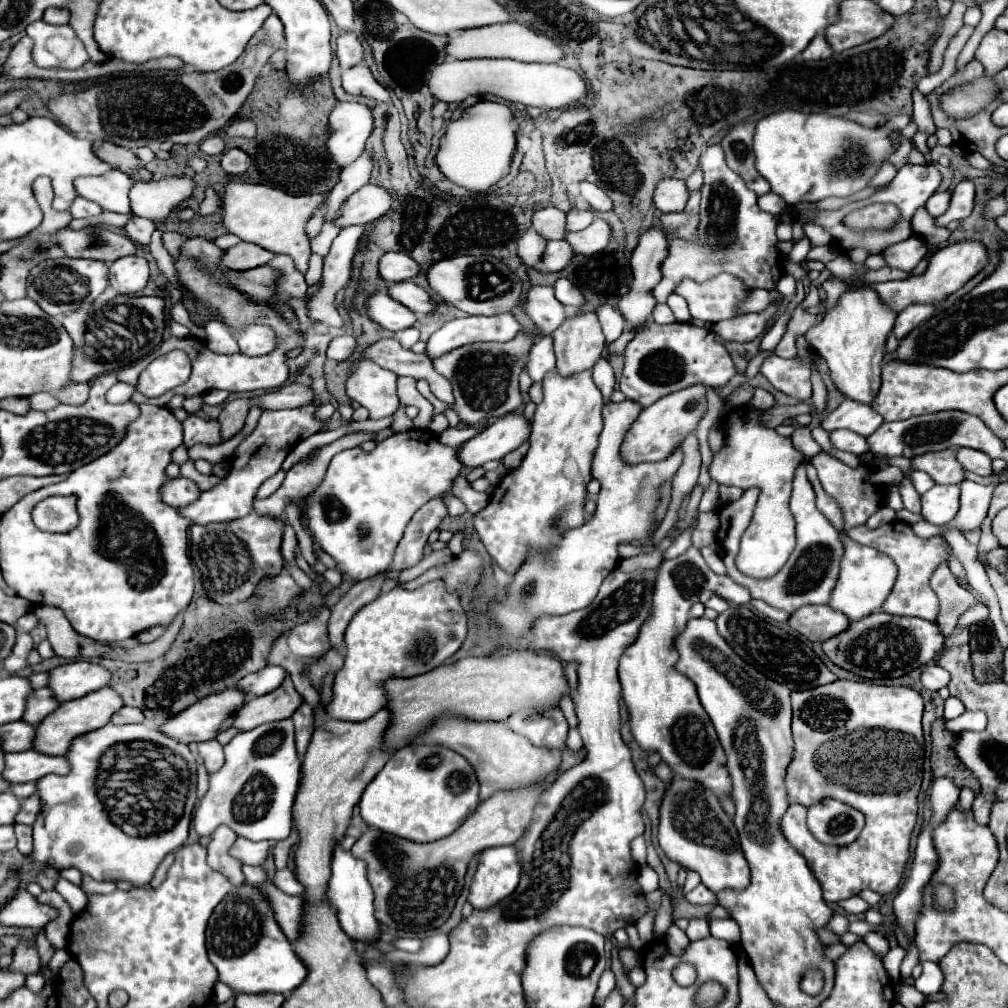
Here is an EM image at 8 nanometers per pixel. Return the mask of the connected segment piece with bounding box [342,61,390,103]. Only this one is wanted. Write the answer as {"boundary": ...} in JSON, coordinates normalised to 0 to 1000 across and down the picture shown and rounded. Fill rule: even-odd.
{"boundary":[[[357,61],[349,68],[339,70],[339,86],[349,94],[361,94],[379,102],[387,102],[385,90],[369,76],[363,61]]]}

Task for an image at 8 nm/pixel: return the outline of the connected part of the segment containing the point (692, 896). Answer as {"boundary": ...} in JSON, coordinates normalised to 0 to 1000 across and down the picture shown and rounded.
{"boundary":[[[694,878],[694,880],[690,880],[688,884],[685,884],[685,886],[681,886],[681,892],[685,894],[687,897],[691,898],[710,898],[710,888],[703,882],[700,882],[698,878]]]}

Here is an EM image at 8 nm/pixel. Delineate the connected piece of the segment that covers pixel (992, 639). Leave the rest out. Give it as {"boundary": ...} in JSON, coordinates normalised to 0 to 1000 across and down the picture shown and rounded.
{"boundary":[[[974,616],[962,622],[962,642],[966,672],[970,678],[994,674],[994,652],[996,644],[990,638],[990,632],[982,616]]]}

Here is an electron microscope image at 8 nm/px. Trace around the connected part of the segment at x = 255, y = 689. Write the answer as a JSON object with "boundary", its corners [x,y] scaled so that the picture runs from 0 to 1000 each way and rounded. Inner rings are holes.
{"boundary":[[[266,660],[266,662],[262,662],[262,664],[258,664],[256,668],[250,668],[250,670],[242,672],[242,674],[236,678],[236,682],[238,682],[238,684],[242,684],[244,688],[262,689],[262,688],[272,686],[272,684],[282,676],[282,672],[284,672],[284,670],[286,670],[286,668],[284,668],[284,664]]]}

